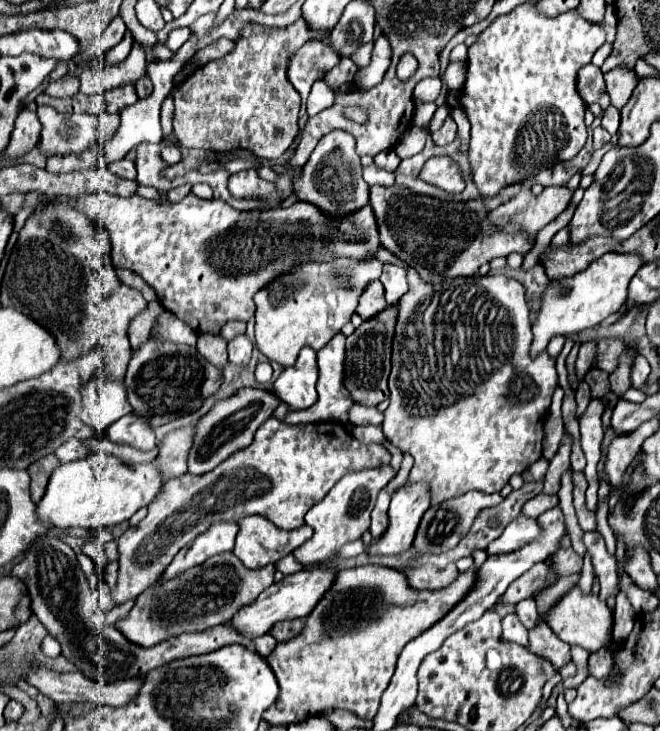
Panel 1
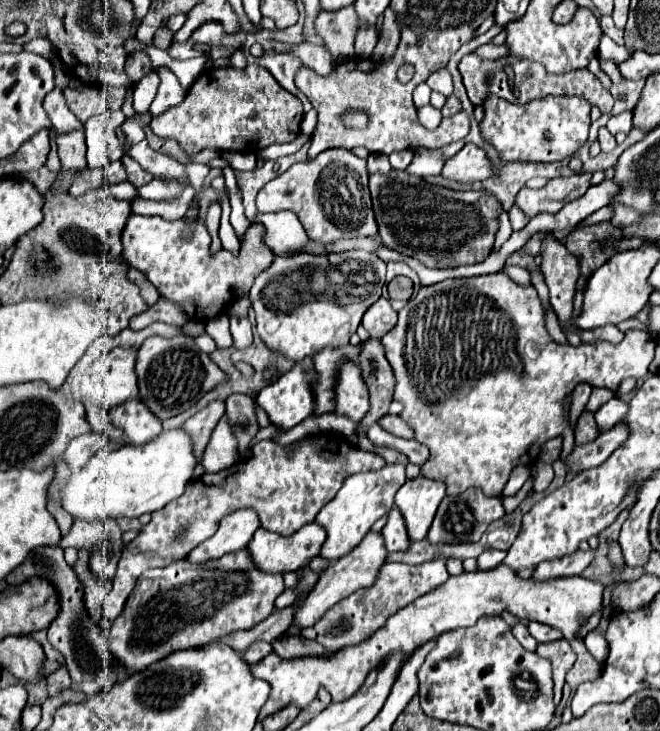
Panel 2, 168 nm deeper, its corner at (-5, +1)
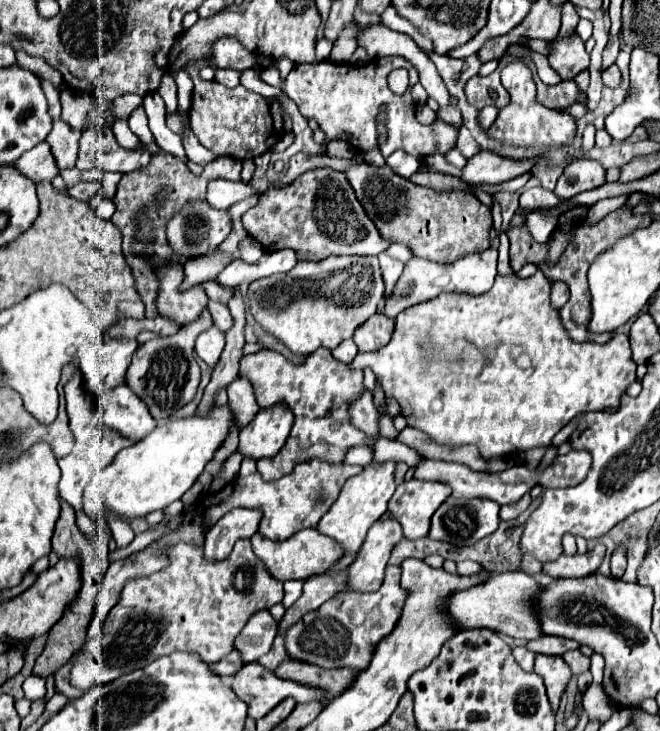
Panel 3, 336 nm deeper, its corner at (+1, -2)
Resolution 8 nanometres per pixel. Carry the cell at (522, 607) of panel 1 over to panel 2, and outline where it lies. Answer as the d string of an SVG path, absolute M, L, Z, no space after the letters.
M537 621L529 623L529 633L537 639L537 643L549 643L549 641L555 641L555 639L563 637L557 629L551 629L549 625L539 625Z

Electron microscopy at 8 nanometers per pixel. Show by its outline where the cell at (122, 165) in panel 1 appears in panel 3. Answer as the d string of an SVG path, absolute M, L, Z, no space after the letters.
M81 182L81 184L67 188L67 192L69 192L69 196L87 202L91 196L95 196L99 192L99 182Z

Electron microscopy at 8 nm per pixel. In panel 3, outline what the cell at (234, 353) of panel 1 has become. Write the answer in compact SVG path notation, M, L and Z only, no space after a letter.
M209 300L209 302L207 302L207 310L209 310L211 318L213 318L213 326L217 326L217 328L223 330L223 332L227 332L227 330L231 328L233 318L231 318L231 314L229 314L229 310L227 310L225 304L219 304L219 302Z

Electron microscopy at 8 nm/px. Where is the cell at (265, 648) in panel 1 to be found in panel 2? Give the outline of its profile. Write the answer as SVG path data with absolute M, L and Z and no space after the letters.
M257 641L255 645L251 645L251 649L247 649L245 653L243 653L243 659L247 661L247 663L259 663L263 657L267 657L269 653L273 651L273 647L271 647L271 643L265 643L265 641Z

